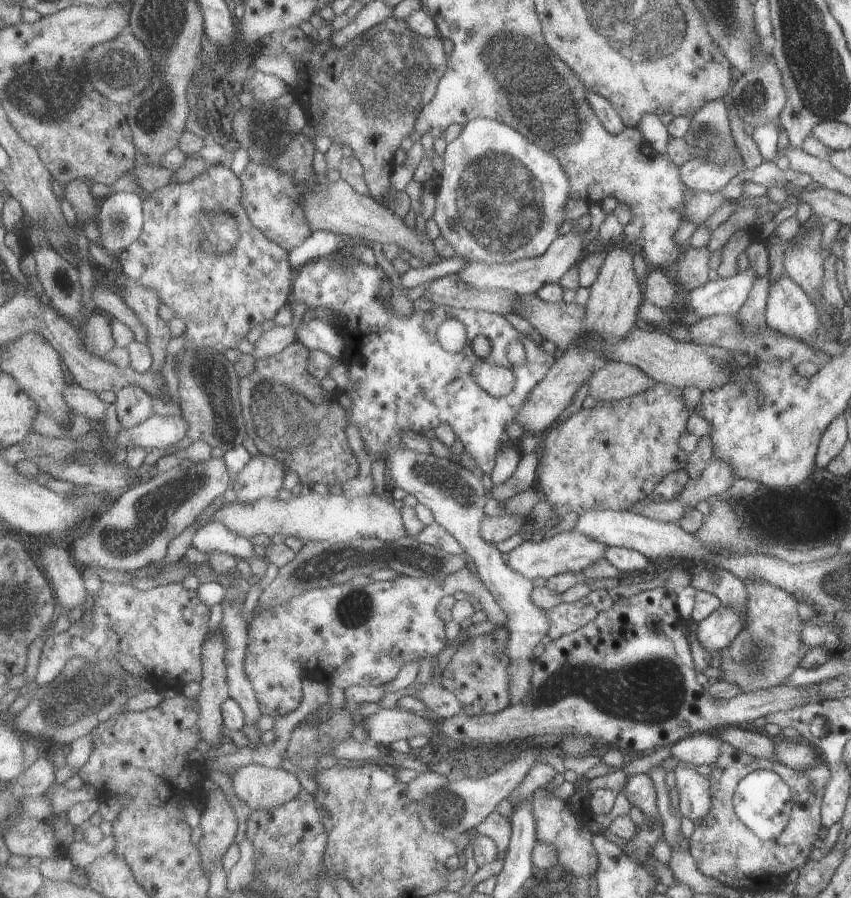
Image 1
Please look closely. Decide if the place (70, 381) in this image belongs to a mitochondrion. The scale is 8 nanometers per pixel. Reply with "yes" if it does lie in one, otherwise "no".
no

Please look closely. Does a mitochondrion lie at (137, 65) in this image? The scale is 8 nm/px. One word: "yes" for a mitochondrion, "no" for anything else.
yes

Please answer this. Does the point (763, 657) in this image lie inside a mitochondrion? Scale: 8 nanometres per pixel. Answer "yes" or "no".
yes

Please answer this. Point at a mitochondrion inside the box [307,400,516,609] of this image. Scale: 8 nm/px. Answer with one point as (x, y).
(338, 564)

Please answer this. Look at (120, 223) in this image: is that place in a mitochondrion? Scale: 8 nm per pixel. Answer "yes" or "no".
yes

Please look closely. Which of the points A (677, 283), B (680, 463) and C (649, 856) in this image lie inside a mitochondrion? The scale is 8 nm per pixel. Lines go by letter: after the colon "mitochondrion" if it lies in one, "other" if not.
A: other
B: other
C: other

